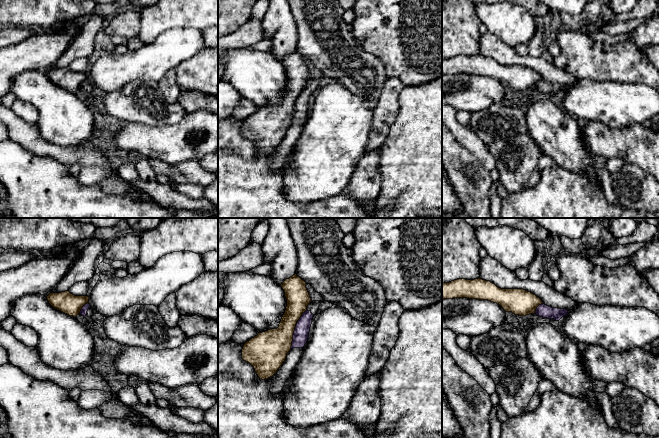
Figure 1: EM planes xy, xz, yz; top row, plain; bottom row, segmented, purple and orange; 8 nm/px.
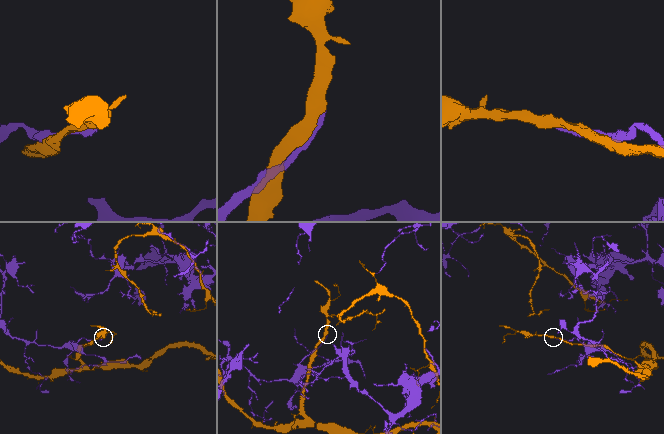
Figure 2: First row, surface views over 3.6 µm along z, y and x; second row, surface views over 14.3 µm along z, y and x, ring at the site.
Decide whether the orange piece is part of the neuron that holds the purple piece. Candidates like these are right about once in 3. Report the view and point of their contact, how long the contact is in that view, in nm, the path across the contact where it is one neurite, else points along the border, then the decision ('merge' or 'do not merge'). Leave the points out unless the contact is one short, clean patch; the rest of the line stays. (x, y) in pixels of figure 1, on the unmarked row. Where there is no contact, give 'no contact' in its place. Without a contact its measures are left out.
xz (295, 105) | 340 nm | do not merge

